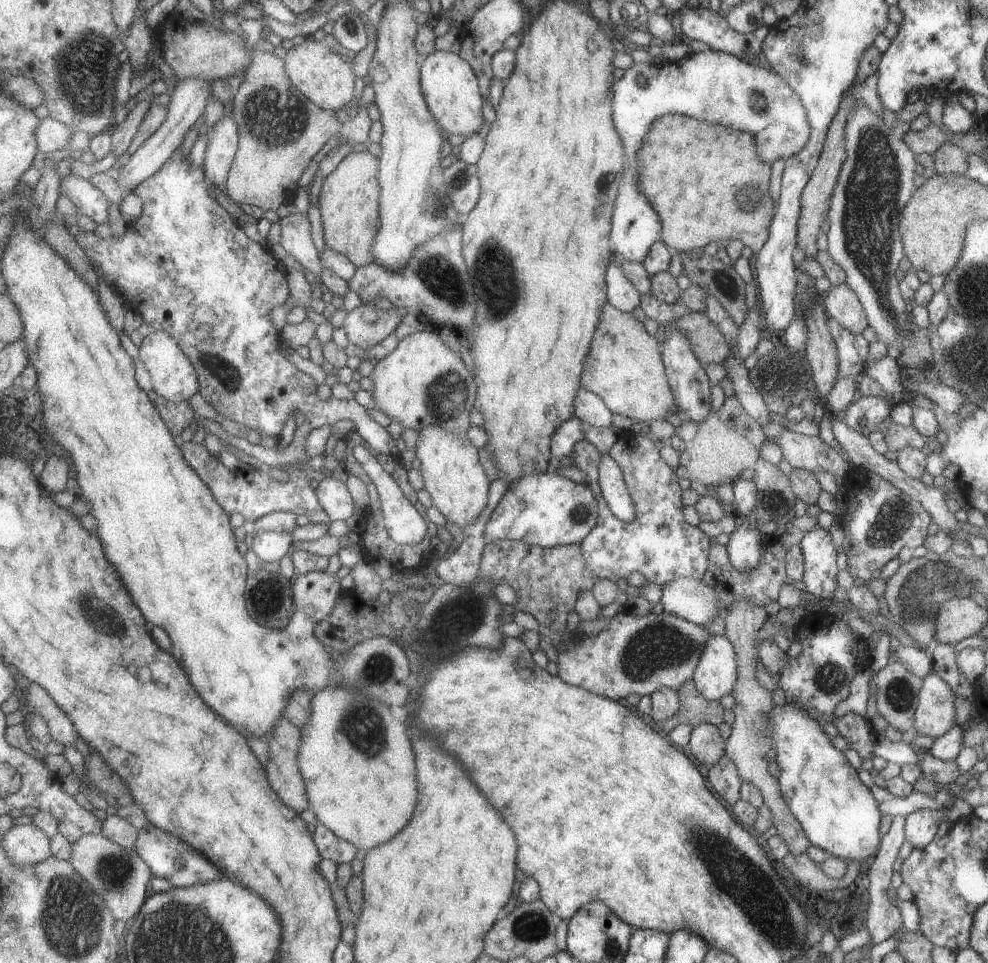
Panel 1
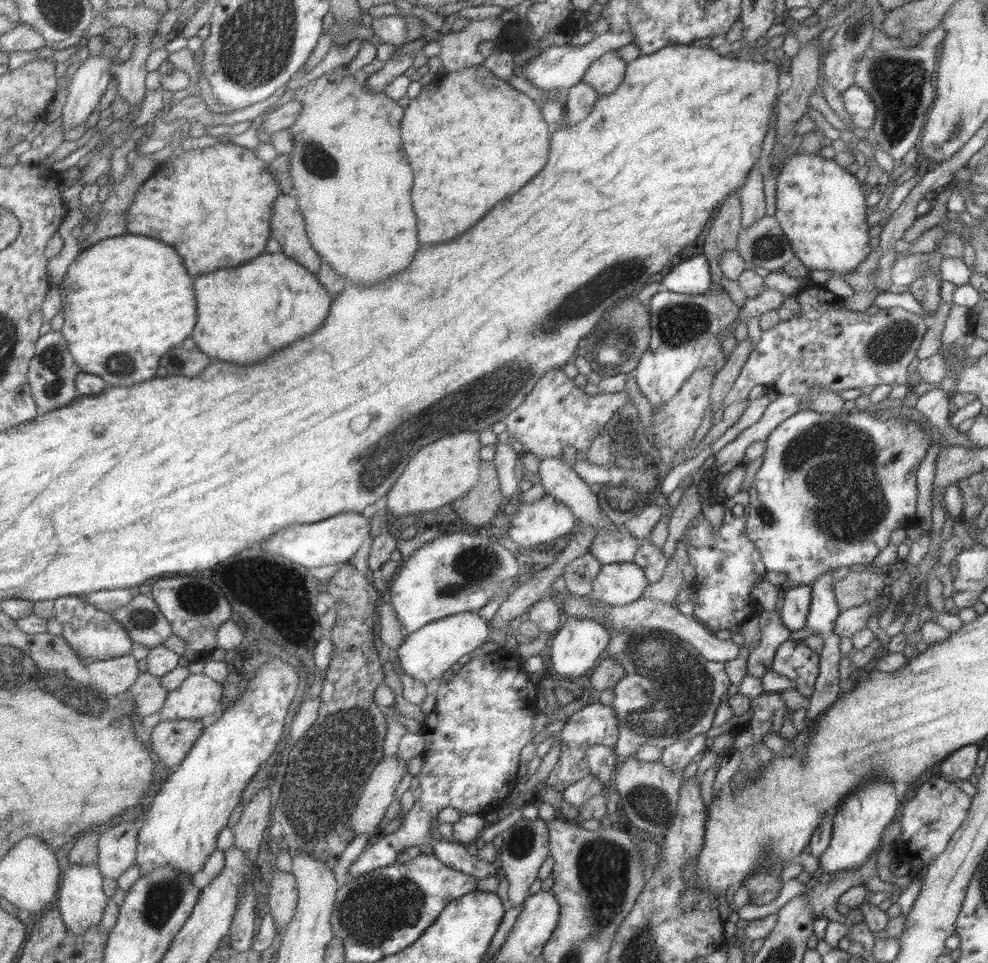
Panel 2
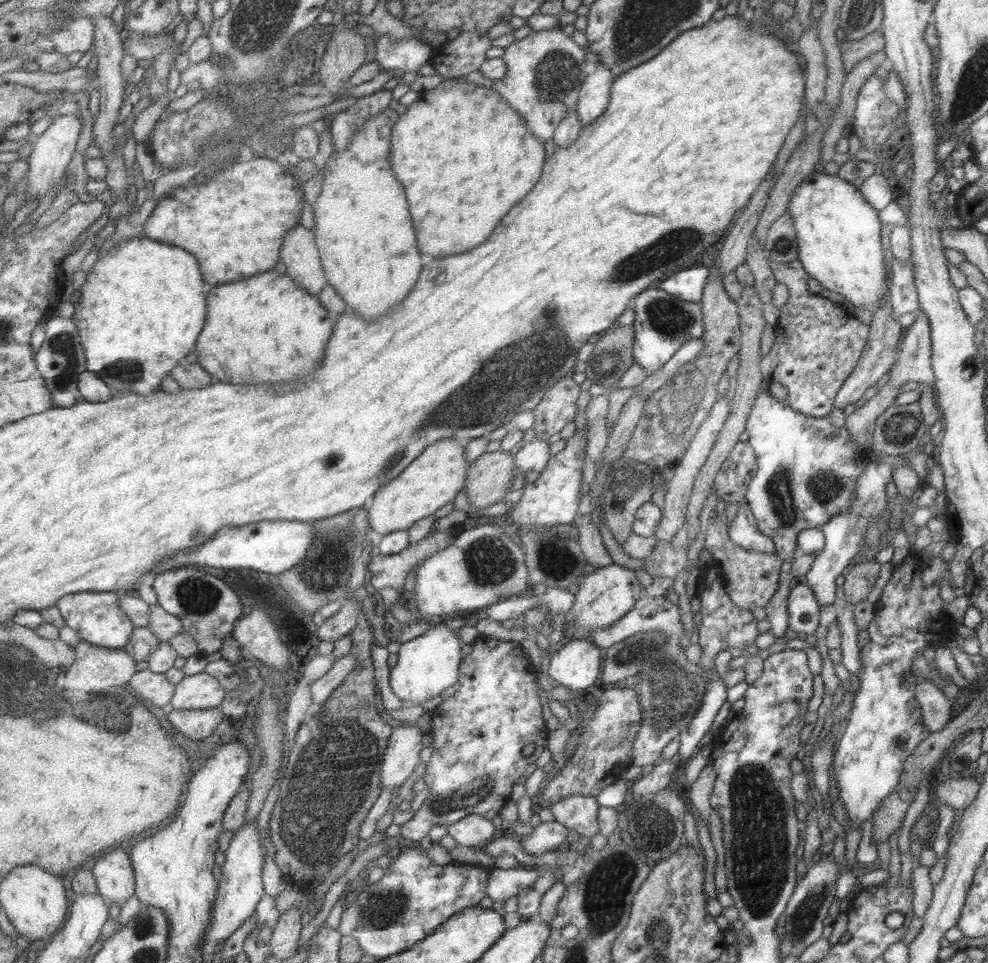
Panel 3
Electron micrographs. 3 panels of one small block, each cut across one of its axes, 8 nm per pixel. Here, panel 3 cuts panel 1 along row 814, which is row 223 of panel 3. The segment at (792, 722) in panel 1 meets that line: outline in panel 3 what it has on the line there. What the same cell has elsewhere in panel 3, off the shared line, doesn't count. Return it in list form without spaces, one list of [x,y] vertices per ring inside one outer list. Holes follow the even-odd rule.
[[[811,172],[799,183],[799,186],[795,188],[795,191],[791,193],[791,199],[789,199],[789,205],[787,205],[787,214],[793,219],[793,226],[795,227],[795,234],[798,242],[797,260],[799,260],[804,272],[810,278],[815,279],[819,285],[821,285],[822,289],[840,294],[843,302],[847,301],[853,306],[861,306],[861,308],[873,310],[876,306],[880,305],[880,300],[882,300],[886,290],[888,290],[887,280],[885,280],[885,262],[883,262],[885,250],[881,248],[881,242],[879,241],[881,240],[879,237],[879,228],[882,222],[879,220],[877,210],[871,208],[864,200],[863,196],[861,196],[858,186],[854,186],[853,183],[837,177],[837,174],[828,176],[827,174],[823,174],[823,172]]]

